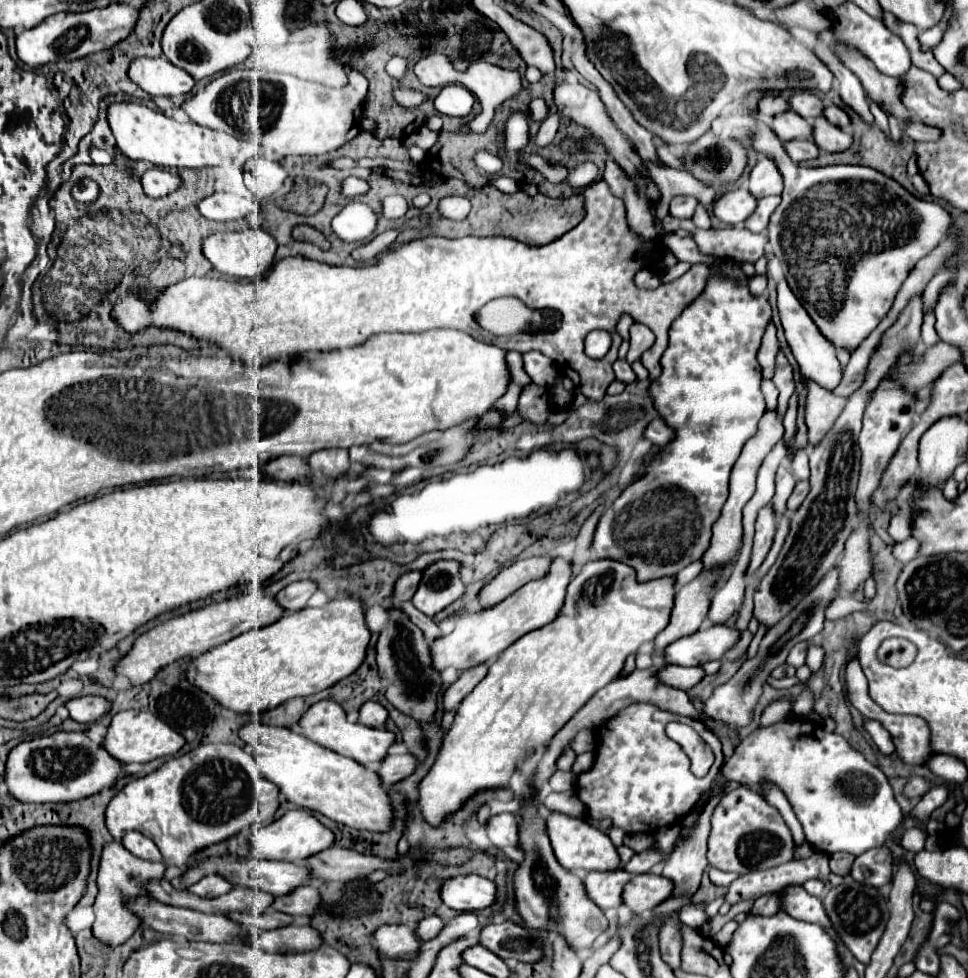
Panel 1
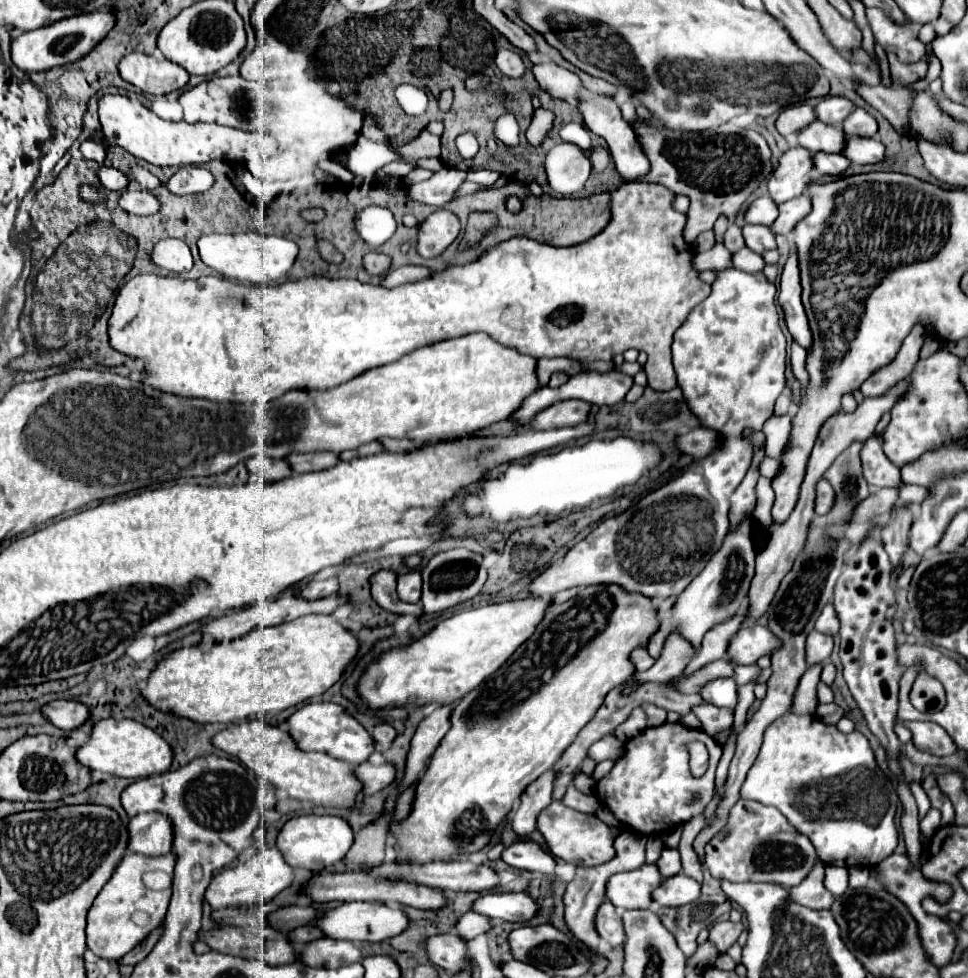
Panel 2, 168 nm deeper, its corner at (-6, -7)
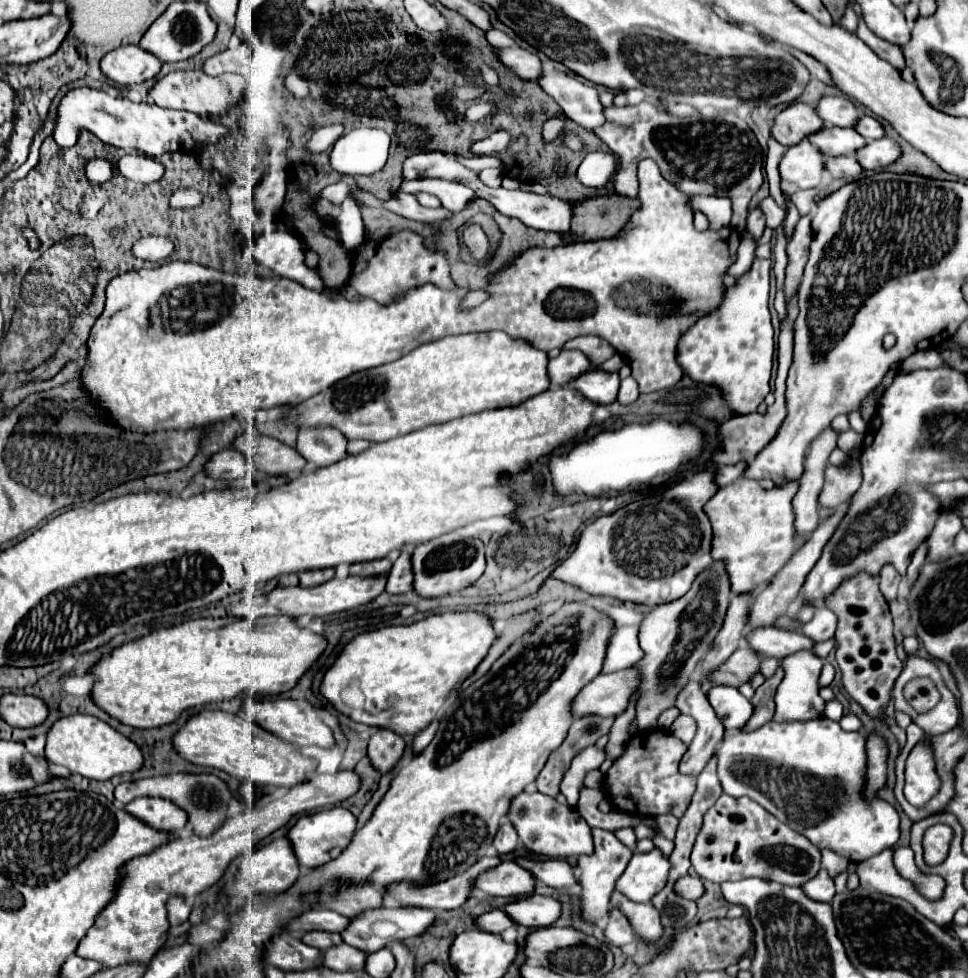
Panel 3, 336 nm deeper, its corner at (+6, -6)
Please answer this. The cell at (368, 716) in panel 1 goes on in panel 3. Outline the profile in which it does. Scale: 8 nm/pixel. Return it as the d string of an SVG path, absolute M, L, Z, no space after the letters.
M377 730L377 734L373 734L369 740L367 756L377 772L387 774L397 766L403 752L405 752L405 740L401 736L395 736L395 732Z

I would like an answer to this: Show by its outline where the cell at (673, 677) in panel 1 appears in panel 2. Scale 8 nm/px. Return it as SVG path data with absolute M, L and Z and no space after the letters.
M721 677L715 681L709 681L707 685L703 685L703 689L699 691L699 695L717 707L731 707L735 709L737 705L737 685L731 677Z

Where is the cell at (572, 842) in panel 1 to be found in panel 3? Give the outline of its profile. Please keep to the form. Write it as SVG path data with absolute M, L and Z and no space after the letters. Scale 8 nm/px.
M521 792L509 804L509 820L515 826L519 840L523 846L547 858L571 858L593 852L593 836L589 824L581 818L581 814L565 804L559 804L555 798L545 796L541 792Z

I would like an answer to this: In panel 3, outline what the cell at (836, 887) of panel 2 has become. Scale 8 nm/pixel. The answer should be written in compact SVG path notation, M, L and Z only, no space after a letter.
M833 850L823 852L823 868L827 868L833 878L835 878L839 872L845 872L845 870L847 870L847 864L849 864L849 860L843 858L843 856L839 856L837 852L833 852Z

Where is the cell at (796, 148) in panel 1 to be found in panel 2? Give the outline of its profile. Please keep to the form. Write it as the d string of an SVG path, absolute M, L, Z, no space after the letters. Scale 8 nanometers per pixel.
M823 151L813 153L811 161L815 171L819 171L821 175L841 175L851 165L841 153L835 155L835 153L823 153Z

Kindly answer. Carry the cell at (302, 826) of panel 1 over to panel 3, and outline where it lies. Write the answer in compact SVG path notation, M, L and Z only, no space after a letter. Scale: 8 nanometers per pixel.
M337 806L331 810L321 810L315 814L301 816L297 824L289 830L289 838L293 842L299 864L307 868L317 868L327 864L329 860L335 860L349 846L355 830L357 830L357 816L353 816L347 808Z

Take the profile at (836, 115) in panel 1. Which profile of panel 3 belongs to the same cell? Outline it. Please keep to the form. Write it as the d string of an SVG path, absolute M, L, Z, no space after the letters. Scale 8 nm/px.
M863 116L859 120L859 124L855 126L855 130L859 130L861 136L867 136L867 140L877 140L877 138L885 136L883 126L875 118L871 118L871 116Z

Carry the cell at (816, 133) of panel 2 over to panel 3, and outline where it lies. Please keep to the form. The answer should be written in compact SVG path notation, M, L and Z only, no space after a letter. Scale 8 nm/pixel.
M825 126L823 132L815 132L809 140L825 154L825 156L855 156L867 140L855 128L839 128Z

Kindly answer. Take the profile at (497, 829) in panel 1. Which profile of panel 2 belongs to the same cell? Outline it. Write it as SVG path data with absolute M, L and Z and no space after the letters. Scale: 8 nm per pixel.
M521 839L521 841L511 843L501 853L501 859L511 867L527 869L527 871L539 871L545 875L551 875L553 867L555 867L555 859L549 853L545 853L531 839Z

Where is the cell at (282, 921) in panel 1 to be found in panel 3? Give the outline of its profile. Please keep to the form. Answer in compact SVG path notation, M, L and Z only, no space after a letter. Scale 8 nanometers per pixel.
M307 932L301 940L305 944L311 944L311 946L319 948L319 950L327 950L331 946L343 944L343 938L339 934L333 934L333 932Z

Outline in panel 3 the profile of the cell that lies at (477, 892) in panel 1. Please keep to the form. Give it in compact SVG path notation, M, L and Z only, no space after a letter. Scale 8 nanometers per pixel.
M527 896L527 898L517 898L515 902L507 904L505 910L507 914L523 926L529 928L543 928L543 926L553 926L559 916L561 916L561 902L553 896Z

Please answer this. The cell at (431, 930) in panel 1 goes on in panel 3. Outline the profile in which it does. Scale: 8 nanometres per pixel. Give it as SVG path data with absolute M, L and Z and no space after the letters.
M491 910L491 912L483 914L483 916L479 916L479 926L477 928L501 934L501 932L505 932L511 926L515 926L515 922L507 916L505 910Z

